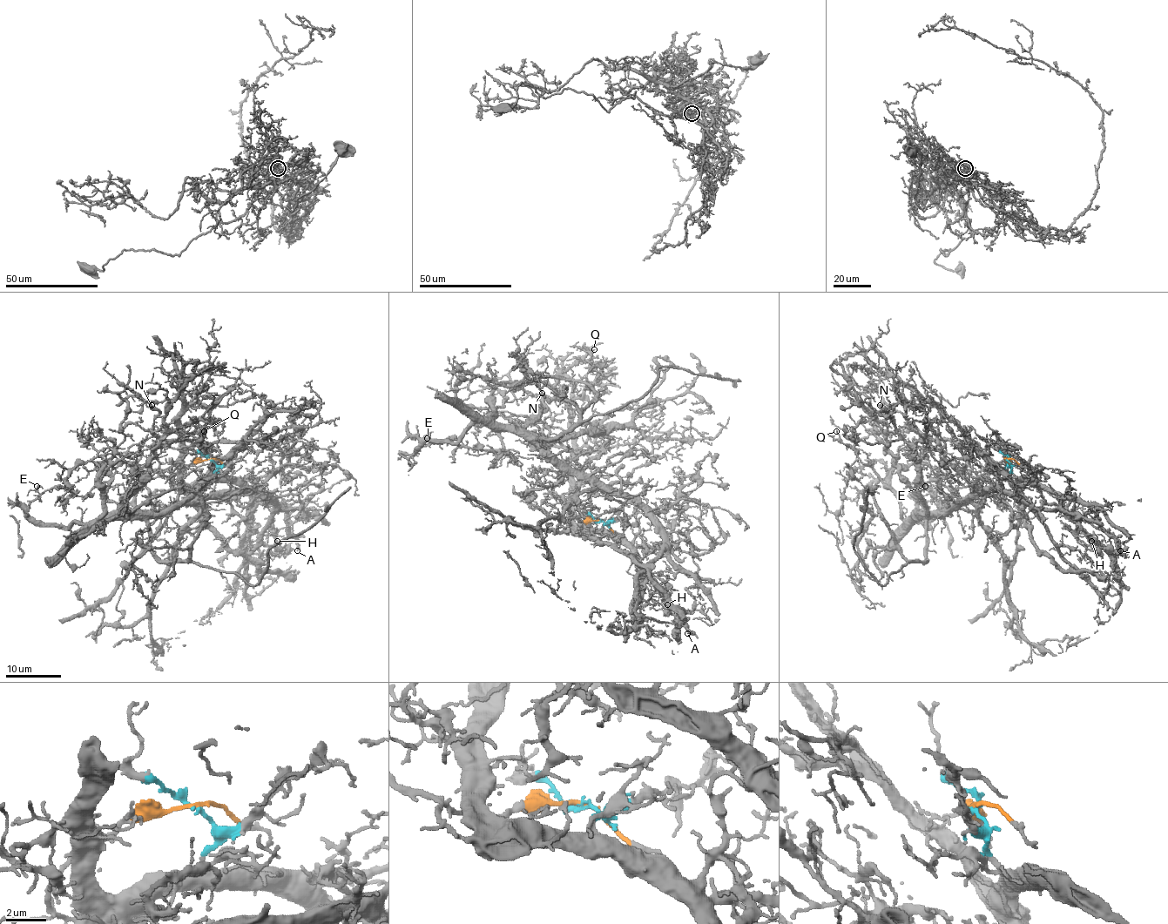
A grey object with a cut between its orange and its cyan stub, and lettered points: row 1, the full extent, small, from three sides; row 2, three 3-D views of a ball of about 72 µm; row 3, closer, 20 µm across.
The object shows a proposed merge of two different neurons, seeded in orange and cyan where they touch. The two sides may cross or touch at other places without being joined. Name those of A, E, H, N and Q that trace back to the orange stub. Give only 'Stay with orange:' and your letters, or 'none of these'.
Stay with orange: E, Q

